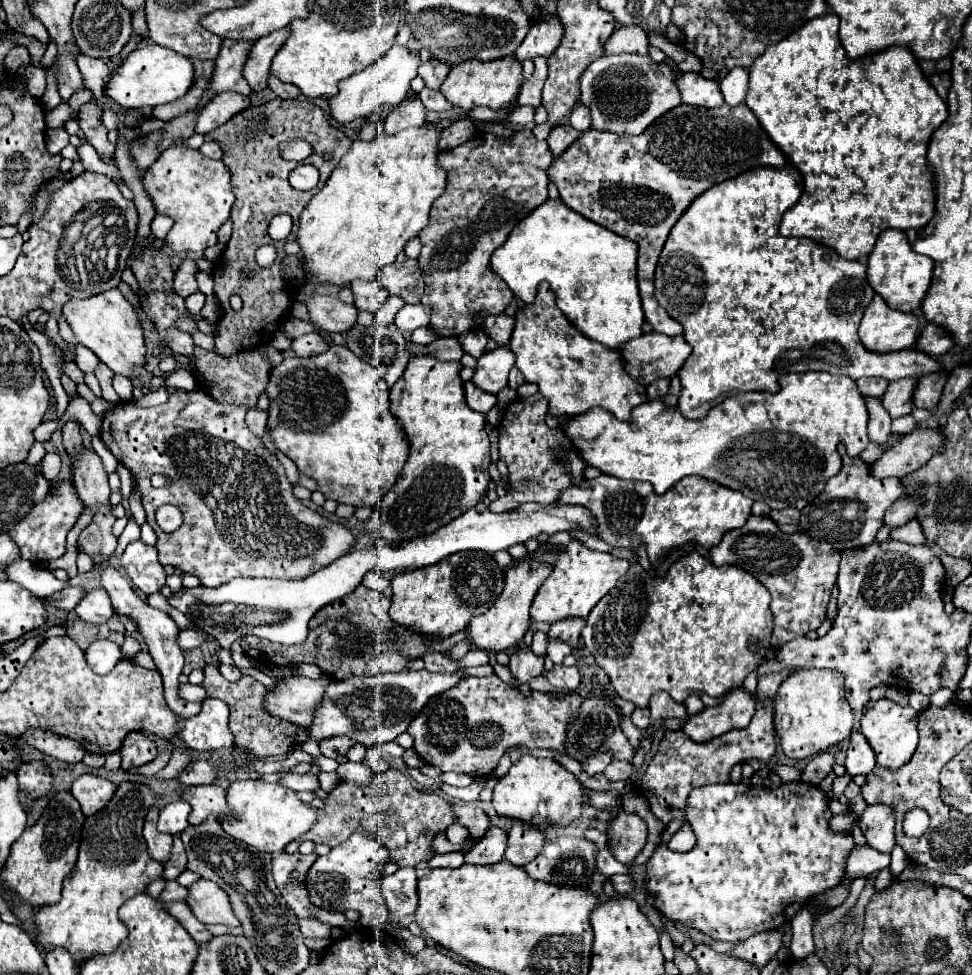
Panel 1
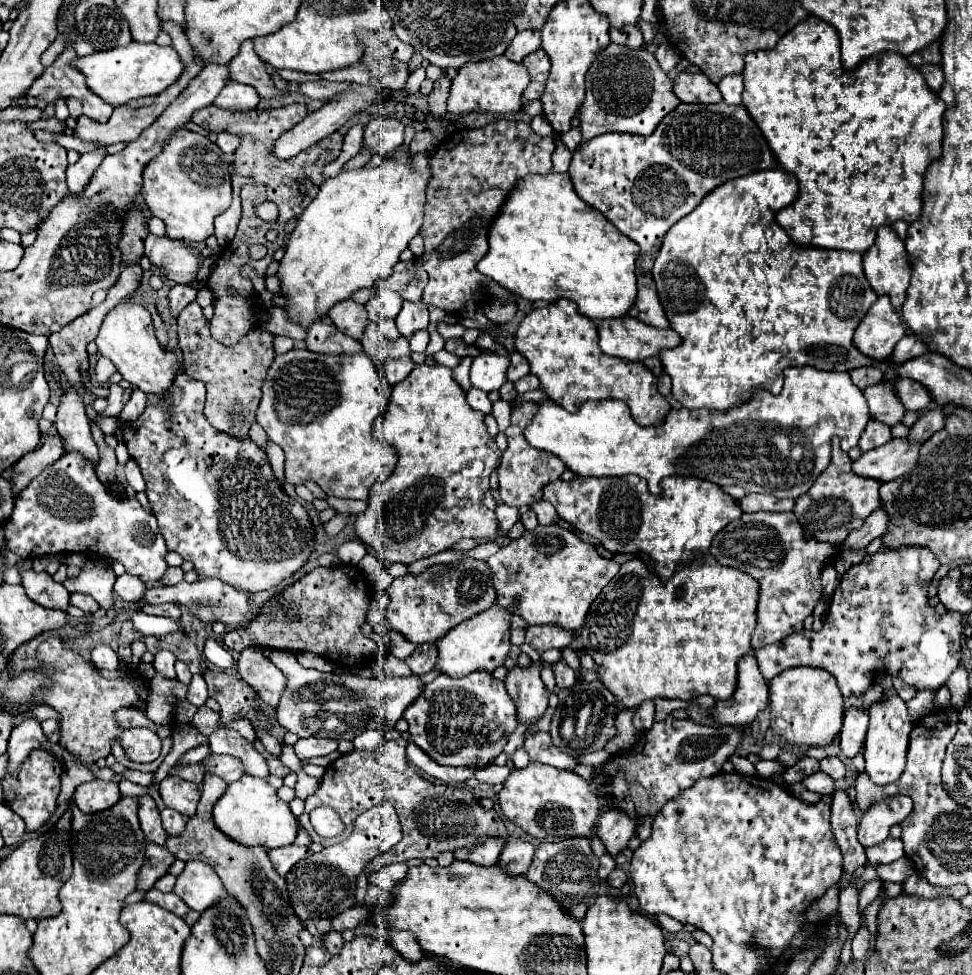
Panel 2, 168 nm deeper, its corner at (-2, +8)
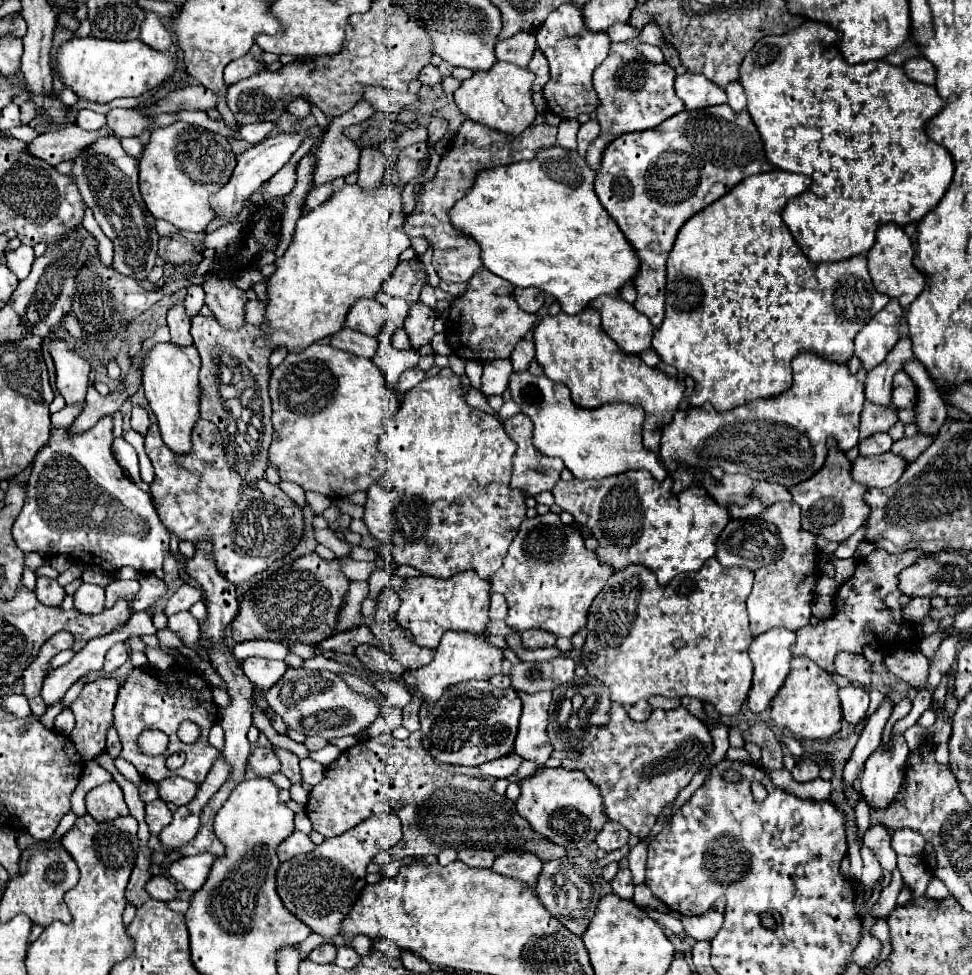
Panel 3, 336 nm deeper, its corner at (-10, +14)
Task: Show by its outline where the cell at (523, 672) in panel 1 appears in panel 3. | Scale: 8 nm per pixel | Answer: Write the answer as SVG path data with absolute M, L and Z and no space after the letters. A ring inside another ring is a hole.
M517 692L523 702L523 714L519 720L519 734L515 738L515 752L535 764L545 764L551 758L553 746L547 738L547 718L551 706L551 692L525 694Z

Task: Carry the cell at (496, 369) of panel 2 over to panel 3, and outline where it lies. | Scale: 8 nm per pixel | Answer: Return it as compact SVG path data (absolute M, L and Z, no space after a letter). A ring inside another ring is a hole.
M489 360L489 364L483 364L483 394L485 396L495 396L495 394L503 394L505 388L509 386L509 376L513 374L511 368L511 360Z

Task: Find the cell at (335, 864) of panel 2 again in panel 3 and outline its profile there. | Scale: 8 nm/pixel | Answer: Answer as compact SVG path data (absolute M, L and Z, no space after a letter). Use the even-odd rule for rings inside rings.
M383 812L363 820L349 832L327 838L313 852L291 858L279 866L277 872L277 894L285 908L305 922L313 932L333 938L341 932L345 916L351 912L361 890L365 888L365 868L375 854L393 848L401 840L401 820L397 812Z

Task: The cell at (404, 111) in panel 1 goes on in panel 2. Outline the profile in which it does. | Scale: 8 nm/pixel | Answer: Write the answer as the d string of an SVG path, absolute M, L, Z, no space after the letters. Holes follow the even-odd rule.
M377 118L365 126L363 148L369 148L377 156L389 156L403 144L405 124L395 118Z

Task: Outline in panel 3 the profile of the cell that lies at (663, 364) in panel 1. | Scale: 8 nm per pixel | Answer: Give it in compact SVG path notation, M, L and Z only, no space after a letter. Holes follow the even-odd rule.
M601 296L589 304L601 314L603 330L619 344L627 354L639 354L651 348L651 338L655 328L651 322L635 310L633 304L623 298Z

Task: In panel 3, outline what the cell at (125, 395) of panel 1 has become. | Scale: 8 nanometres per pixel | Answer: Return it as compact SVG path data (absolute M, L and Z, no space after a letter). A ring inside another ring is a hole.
M103 416L91 430L81 436L69 436L65 428L51 428L51 440L35 458L33 472L27 480L25 506L13 524L13 538L23 552L49 554L69 554L85 566L99 566L107 572L117 572L129 566L141 574L155 572L163 568L165 552L169 548L169 530L157 516L151 502L151 494L143 492L135 482L131 482L121 466L117 464L111 444L113 444L113 416Z

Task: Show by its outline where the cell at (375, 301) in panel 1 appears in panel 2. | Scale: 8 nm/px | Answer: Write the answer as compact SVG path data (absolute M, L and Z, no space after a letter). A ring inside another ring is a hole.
M375 290L373 298L365 304L365 308L369 312L369 320L379 324L383 320L393 320L397 316L397 312L401 310L401 304L403 304L403 298L397 292Z

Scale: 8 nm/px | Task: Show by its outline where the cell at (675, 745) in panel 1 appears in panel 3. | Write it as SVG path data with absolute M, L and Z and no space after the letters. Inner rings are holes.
M613 702L611 706L611 722L603 726L597 734L597 740L581 752L577 760L563 760L563 768L569 770L583 770L591 784L595 784L603 794L603 808L609 820L623 824L631 834L645 838L651 828L655 826L655 820L665 804L673 802L677 792L685 788L691 778L699 772L697 762L705 762L709 754L713 752L713 738L709 734L709 728L695 718L687 708L679 706L675 710L653 710L649 720L645 722L633 722L629 720L627 712L621 704Z

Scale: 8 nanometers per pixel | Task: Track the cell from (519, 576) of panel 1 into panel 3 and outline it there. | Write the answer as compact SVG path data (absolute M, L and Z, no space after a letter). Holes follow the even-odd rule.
M445 632L445 636L441 638L441 644L435 650L433 662L417 670L405 672L403 674L405 684L413 686L415 692L419 692L425 702L435 702L441 698L447 686L453 686L465 680L491 680L495 674L501 672L503 650L493 646L487 638L489 638L487 632L483 632L483 636L473 636L467 632Z

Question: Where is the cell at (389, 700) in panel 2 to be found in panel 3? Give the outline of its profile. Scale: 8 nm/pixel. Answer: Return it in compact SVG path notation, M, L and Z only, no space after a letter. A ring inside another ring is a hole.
M289 668L285 676L265 692L265 700L291 730L303 732L305 736L347 736L361 734L381 714L379 700L357 694L339 674L329 670L295 670Z

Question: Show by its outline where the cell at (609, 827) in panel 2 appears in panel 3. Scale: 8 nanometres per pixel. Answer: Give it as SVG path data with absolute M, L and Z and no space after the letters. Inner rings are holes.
M607 820L603 830L595 838L597 846L603 848L605 852L611 852L611 850L617 850L617 848L625 846L627 840L629 840L629 830L621 828L621 824L613 824L611 820Z

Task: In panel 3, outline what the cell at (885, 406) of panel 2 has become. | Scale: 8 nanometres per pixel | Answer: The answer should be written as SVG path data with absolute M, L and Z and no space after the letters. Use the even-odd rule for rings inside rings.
M865 402L863 404L863 412L861 412L861 436L859 440L875 434L875 432L889 432L891 426L895 426L899 422L899 410L893 408L893 404L889 406L879 406L873 402Z

